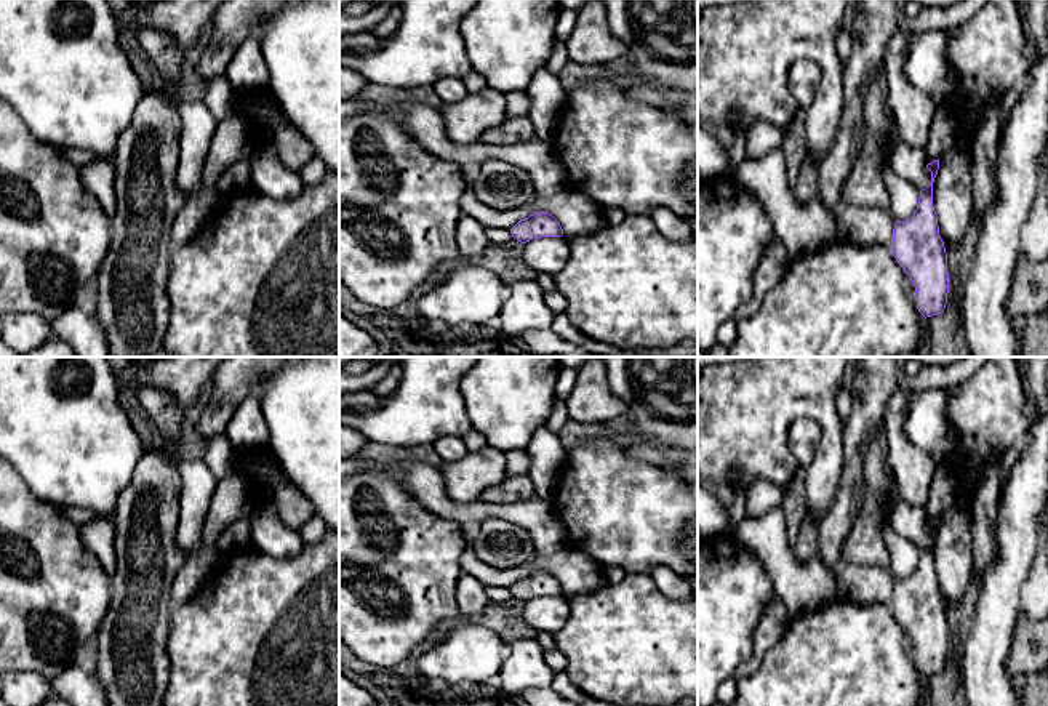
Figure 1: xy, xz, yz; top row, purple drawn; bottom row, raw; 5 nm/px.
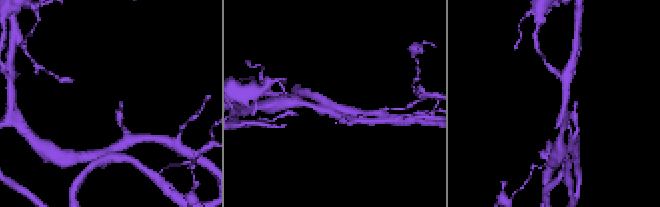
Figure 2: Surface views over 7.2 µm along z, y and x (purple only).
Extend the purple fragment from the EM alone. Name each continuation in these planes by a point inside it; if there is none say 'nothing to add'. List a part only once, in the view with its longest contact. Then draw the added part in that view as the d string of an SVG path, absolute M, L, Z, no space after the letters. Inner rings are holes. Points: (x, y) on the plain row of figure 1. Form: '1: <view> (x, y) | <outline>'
nothing to add

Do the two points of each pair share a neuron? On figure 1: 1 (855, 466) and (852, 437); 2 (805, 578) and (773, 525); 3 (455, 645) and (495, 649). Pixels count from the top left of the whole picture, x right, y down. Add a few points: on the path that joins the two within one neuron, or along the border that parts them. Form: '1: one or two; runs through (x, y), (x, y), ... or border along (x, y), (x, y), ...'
1: one; runs through (853, 460), (853, 444)
2: one; runs through (792, 567), (773, 548), (773, 538)
3: one; runs through (464, 649), (485, 649)

